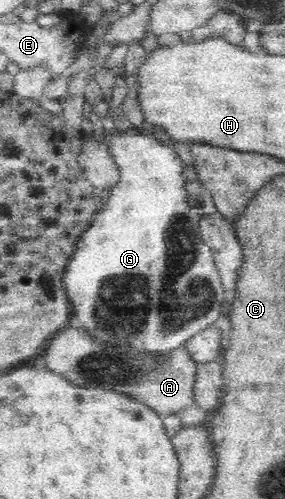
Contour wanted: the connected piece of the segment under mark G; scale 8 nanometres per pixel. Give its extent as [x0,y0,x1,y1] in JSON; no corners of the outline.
[63,126,225,364]

